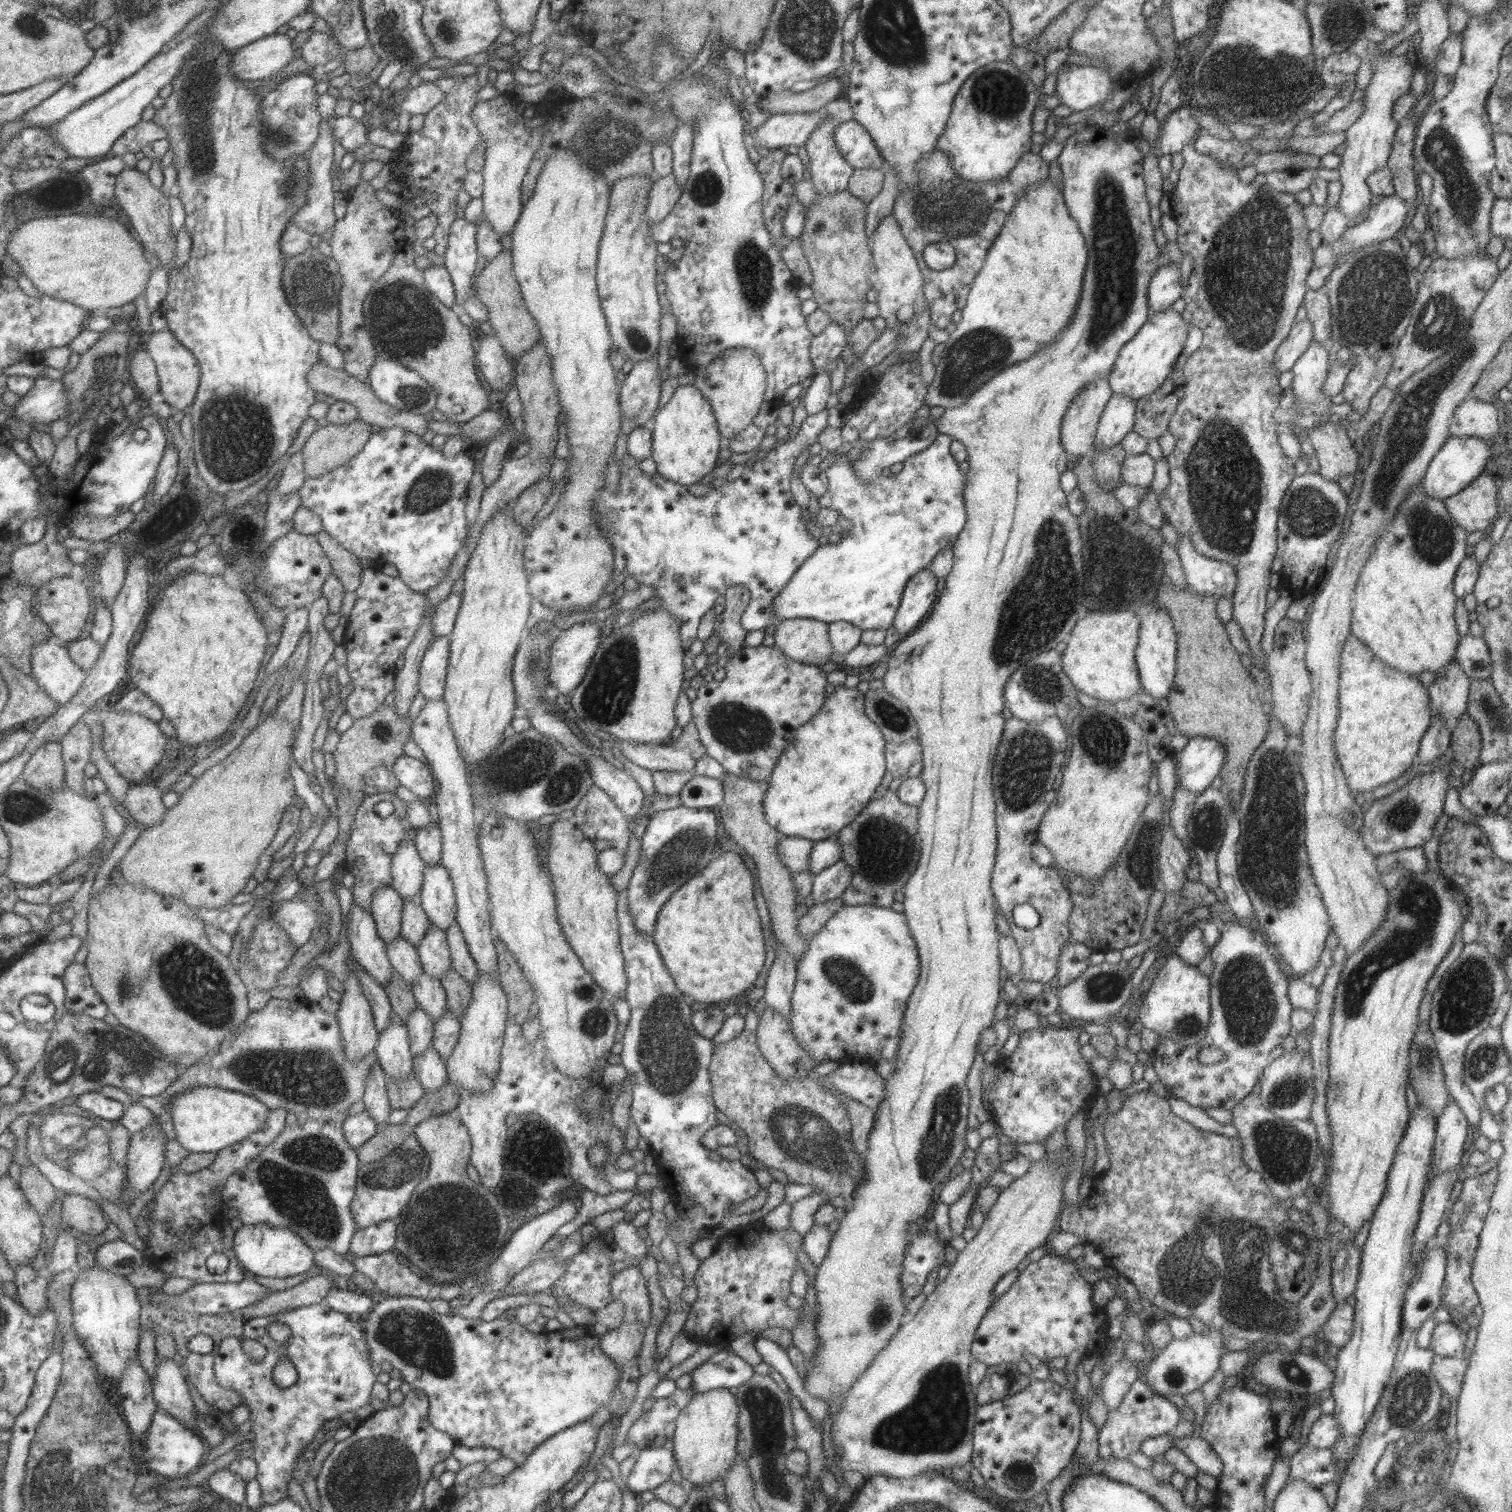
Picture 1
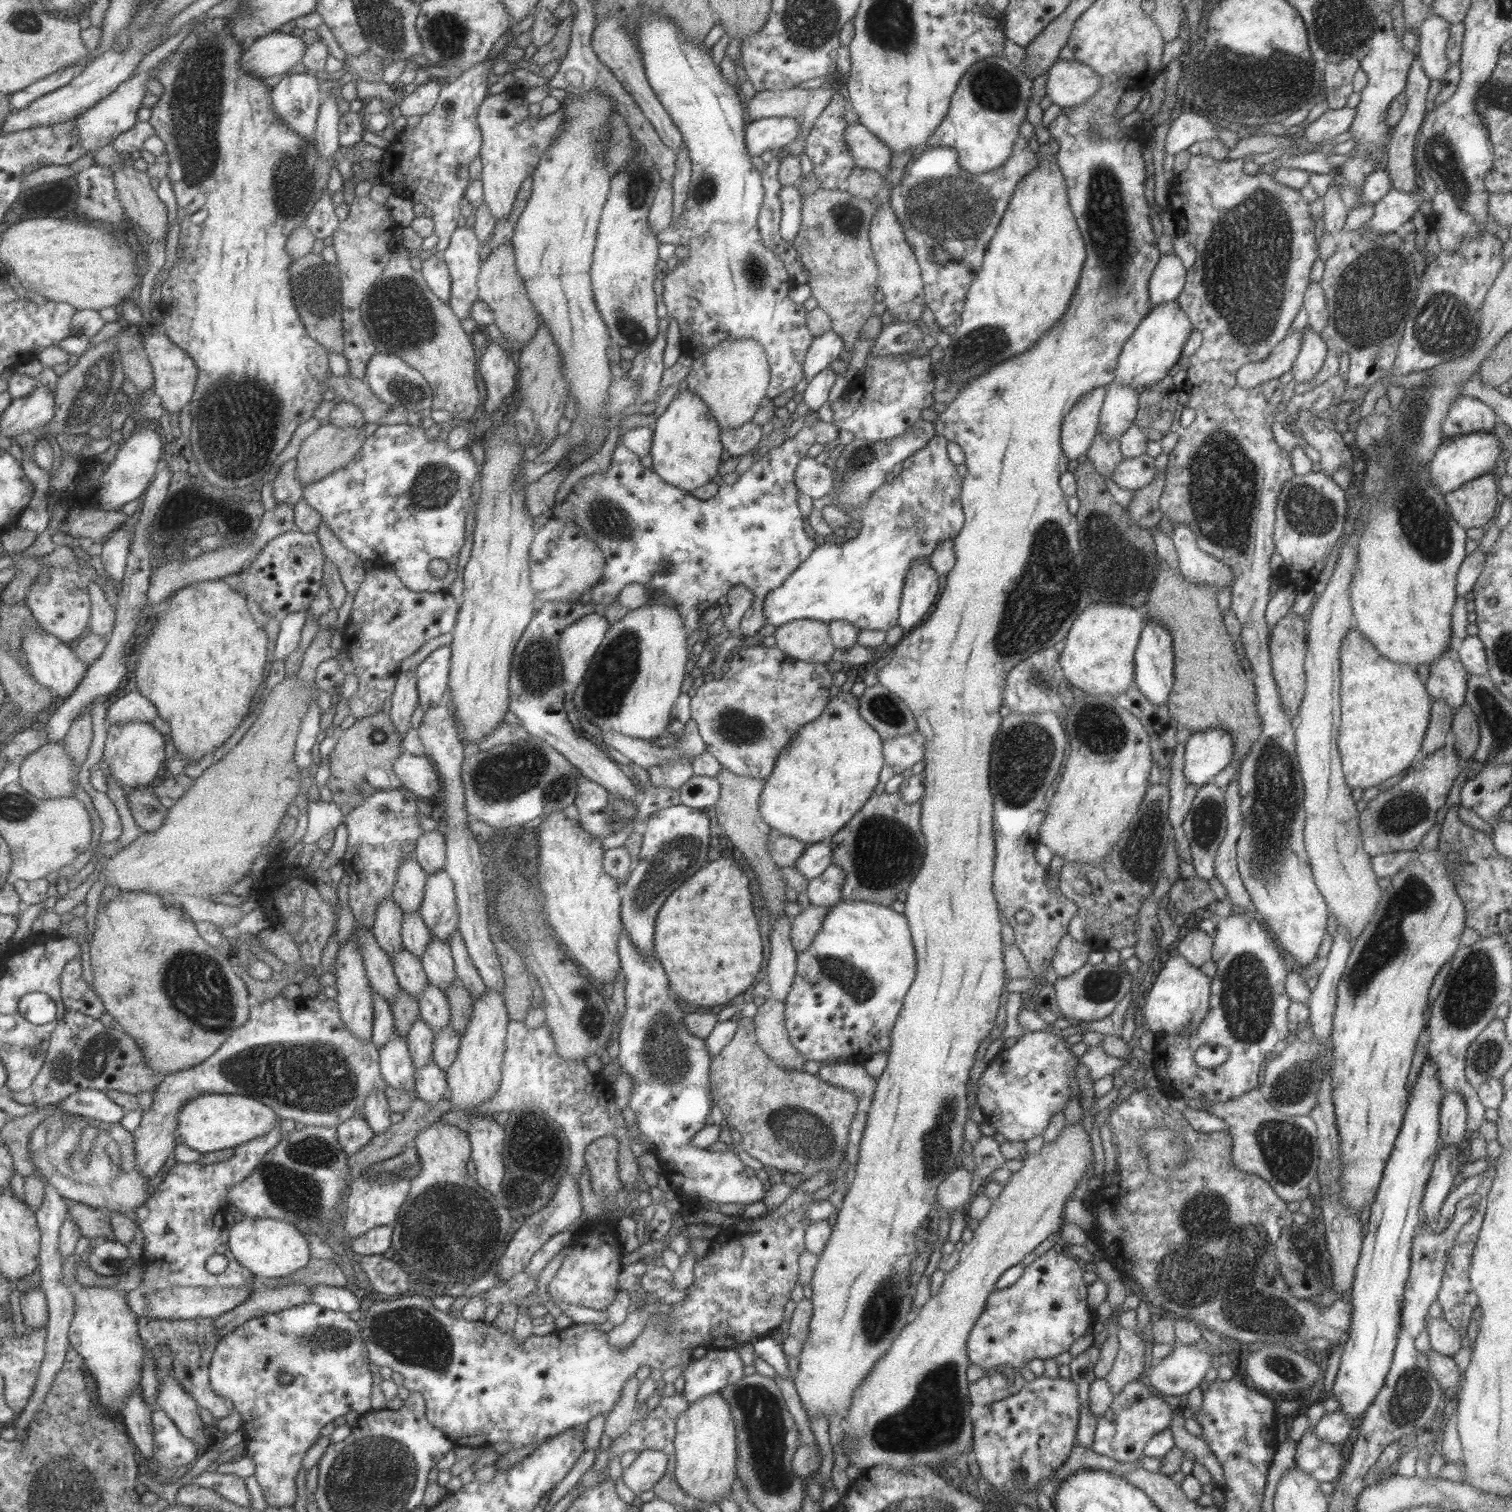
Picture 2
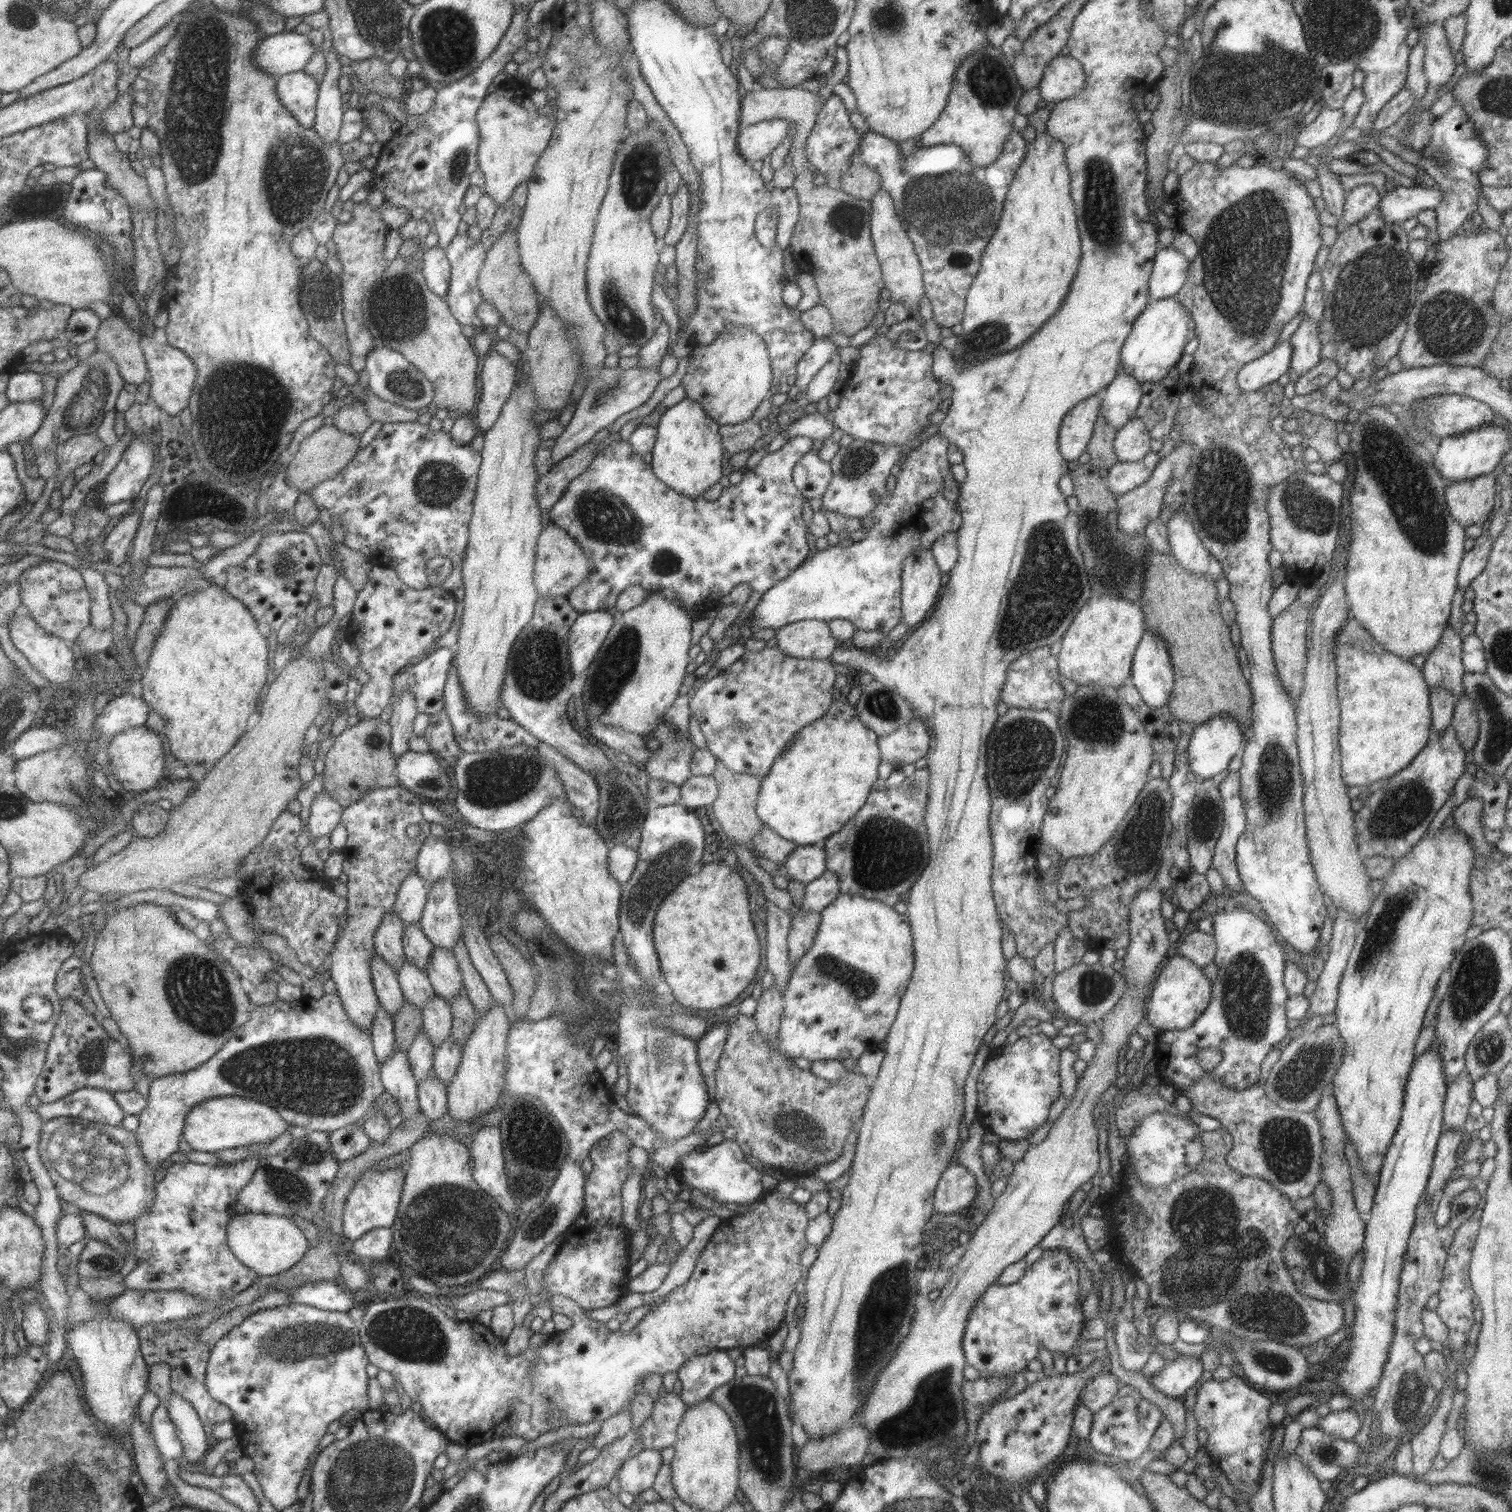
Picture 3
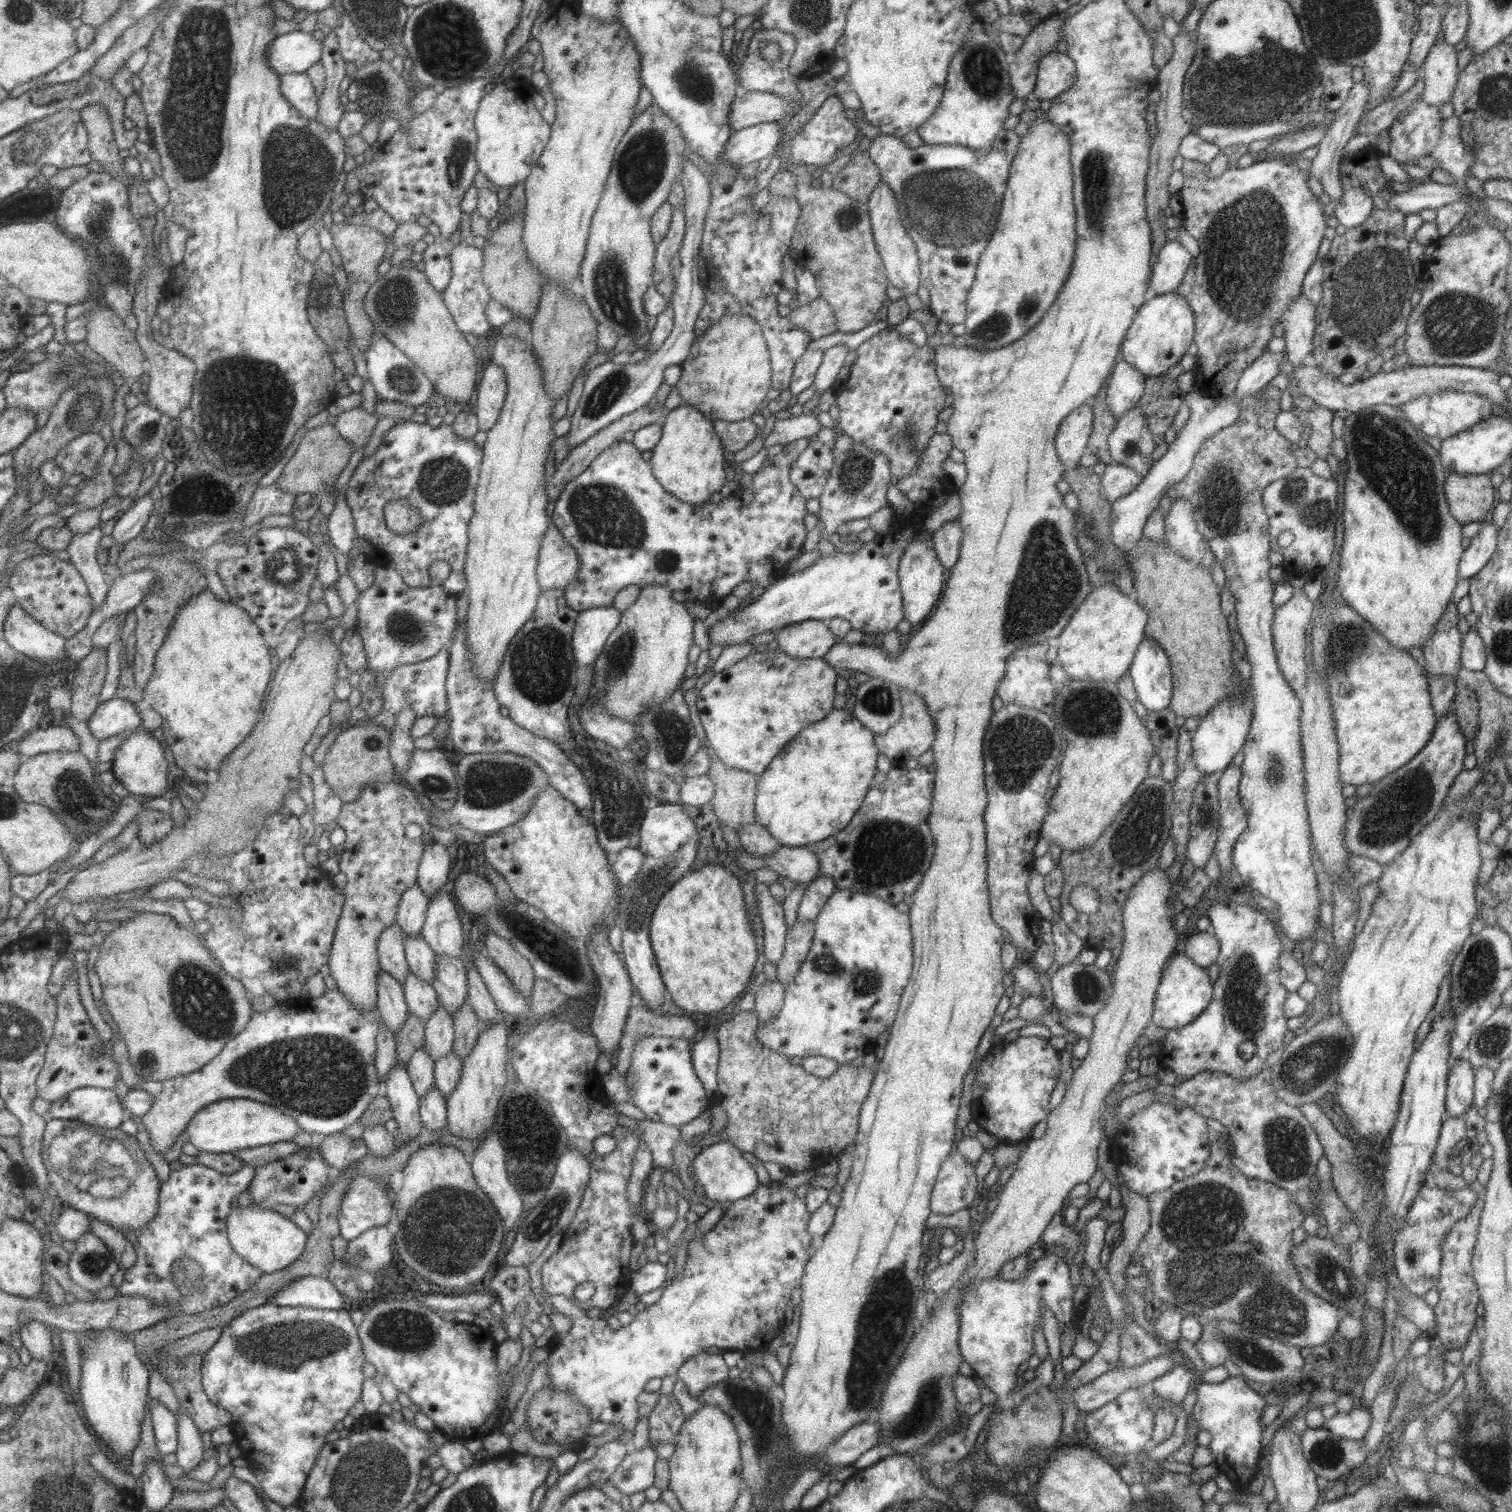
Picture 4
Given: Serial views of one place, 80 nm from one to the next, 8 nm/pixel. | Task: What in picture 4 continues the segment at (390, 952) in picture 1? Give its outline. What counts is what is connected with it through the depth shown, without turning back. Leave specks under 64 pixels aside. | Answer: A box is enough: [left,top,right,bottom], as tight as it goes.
[402,972,440,1023]

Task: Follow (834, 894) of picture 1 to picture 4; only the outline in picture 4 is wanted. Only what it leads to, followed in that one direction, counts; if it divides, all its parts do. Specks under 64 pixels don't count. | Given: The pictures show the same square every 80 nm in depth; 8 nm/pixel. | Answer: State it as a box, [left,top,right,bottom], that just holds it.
[795,877,836,922]

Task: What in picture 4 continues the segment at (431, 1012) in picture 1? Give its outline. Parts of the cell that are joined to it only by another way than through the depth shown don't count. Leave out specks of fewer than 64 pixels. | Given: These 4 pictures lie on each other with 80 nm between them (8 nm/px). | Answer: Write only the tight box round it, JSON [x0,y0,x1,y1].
[424,1006,454,1060]

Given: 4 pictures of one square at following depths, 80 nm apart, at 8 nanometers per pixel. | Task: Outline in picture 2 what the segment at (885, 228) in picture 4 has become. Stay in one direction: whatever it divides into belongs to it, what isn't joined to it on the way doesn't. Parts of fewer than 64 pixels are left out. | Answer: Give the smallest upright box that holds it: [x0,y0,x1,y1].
[868,202,925,325]

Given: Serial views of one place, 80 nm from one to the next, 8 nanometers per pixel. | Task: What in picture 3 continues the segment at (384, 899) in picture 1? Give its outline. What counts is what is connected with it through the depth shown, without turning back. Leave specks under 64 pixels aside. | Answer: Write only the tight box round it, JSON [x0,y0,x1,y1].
[373,912,405,971]

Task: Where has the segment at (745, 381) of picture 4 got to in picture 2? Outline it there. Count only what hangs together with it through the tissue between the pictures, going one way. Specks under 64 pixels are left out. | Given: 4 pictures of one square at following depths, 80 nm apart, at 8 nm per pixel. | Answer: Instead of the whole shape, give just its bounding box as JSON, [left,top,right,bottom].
[684,339,770,431]

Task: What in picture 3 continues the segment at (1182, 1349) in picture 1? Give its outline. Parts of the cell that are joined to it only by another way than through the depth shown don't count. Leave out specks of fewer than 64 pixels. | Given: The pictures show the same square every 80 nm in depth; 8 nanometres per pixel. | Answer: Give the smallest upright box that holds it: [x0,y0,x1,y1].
[1149,1355,1203,1398]

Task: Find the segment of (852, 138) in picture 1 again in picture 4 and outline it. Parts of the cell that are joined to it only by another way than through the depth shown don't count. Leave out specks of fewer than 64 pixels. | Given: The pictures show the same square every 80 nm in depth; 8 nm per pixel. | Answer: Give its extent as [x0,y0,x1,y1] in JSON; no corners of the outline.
[867,130,1020,324]

